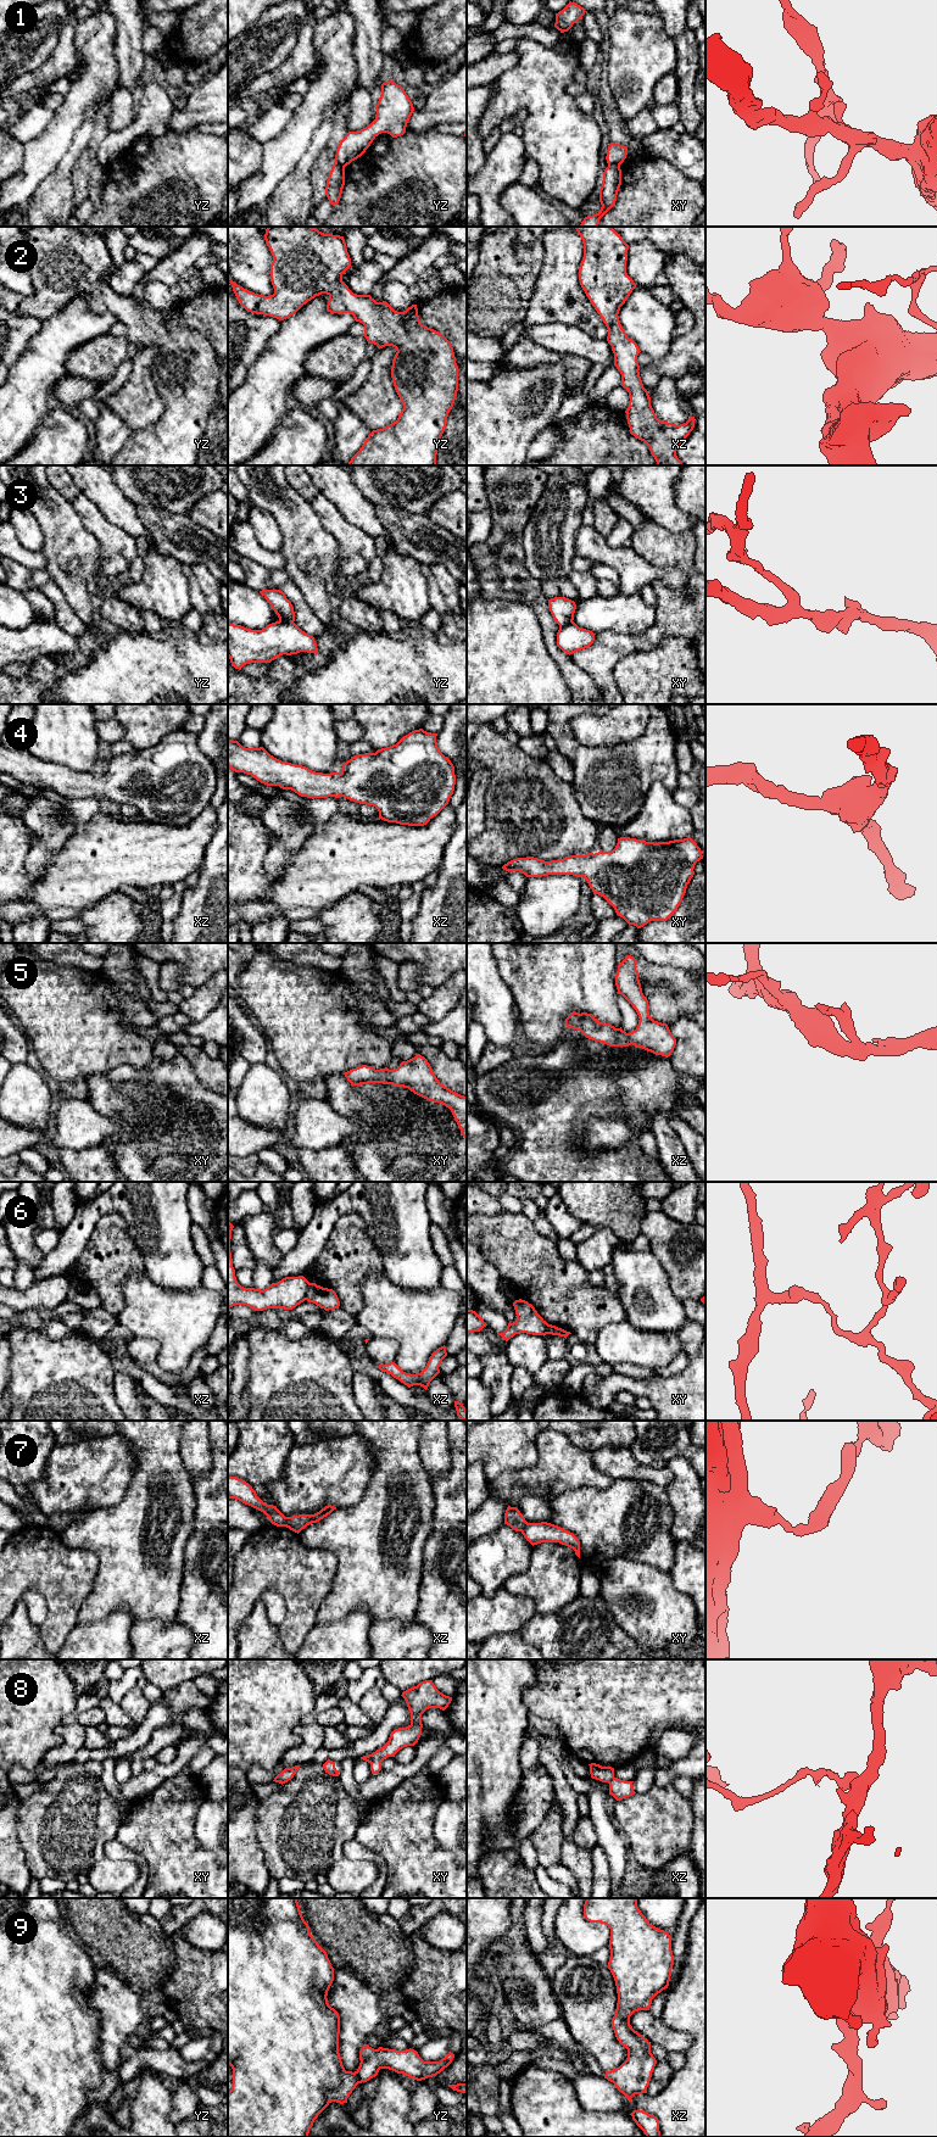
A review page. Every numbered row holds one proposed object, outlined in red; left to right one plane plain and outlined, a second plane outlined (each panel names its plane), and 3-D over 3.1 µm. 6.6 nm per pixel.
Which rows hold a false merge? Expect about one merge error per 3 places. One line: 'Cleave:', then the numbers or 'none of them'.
Cleave: 1, 3, 6, 7, 8

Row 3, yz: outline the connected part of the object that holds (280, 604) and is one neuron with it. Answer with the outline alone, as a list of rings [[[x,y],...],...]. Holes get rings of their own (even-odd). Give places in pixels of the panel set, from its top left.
[[[262,590],[260,593],[267,599],[272,609],[279,618],[279,621],[294,623],[295,612],[291,602],[280,590]]]

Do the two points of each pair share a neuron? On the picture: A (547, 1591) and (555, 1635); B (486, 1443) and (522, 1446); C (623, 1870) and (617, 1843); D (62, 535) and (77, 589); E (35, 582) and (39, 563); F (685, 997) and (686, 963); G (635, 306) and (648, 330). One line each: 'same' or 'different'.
A: different
B: same
C: same
D: same
E: different
F: different
G: same

